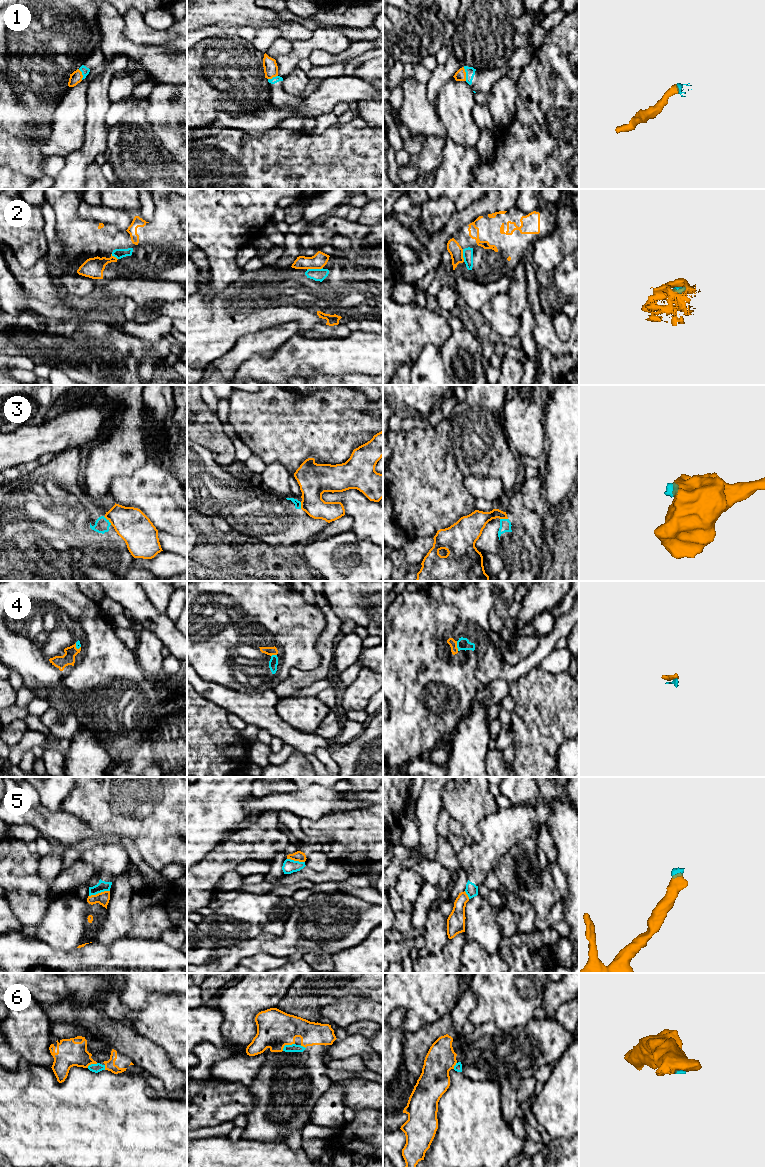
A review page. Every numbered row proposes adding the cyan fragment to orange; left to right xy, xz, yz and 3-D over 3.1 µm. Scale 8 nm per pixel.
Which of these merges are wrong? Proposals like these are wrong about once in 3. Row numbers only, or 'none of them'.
3

